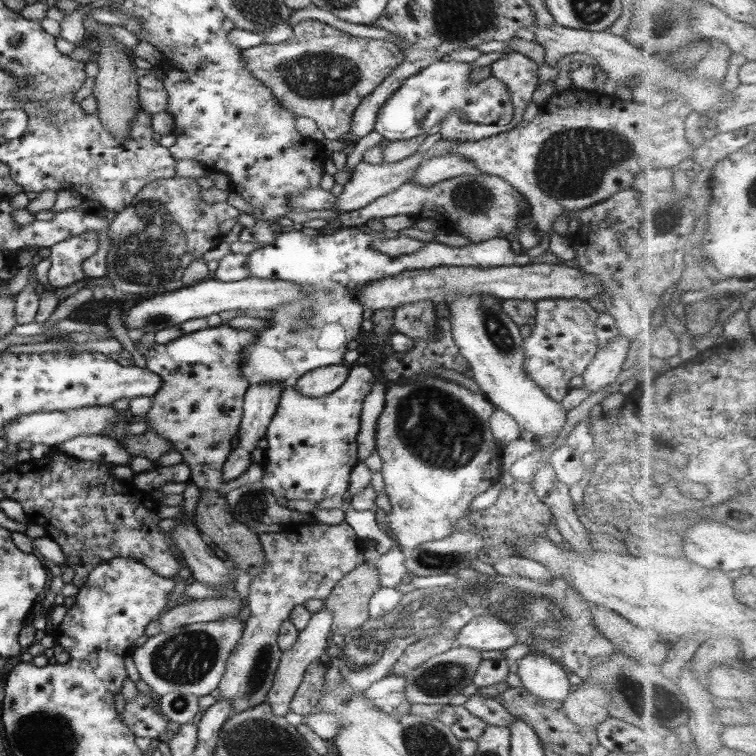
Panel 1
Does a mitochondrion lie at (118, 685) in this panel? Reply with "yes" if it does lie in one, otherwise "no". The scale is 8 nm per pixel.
no

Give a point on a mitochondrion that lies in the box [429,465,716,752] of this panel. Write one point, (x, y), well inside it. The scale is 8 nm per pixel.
(639, 698)

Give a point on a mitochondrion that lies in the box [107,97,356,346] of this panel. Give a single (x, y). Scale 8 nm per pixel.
(153, 321)

